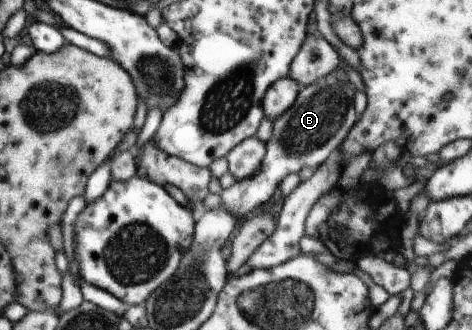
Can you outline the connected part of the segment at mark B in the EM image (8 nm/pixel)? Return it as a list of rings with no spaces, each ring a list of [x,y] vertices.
[[[342,65],[317,82],[301,88],[292,107],[274,119],[272,137],[265,143],[266,155],[260,163],[260,169],[252,177],[237,181],[227,189],[222,188],[220,207],[228,209],[237,220],[242,221],[248,213],[270,201],[284,177],[298,173],[304,167],[313,170],[320,167],[330,153],[338,149],[356,123],[354,91],[356,88]]]

